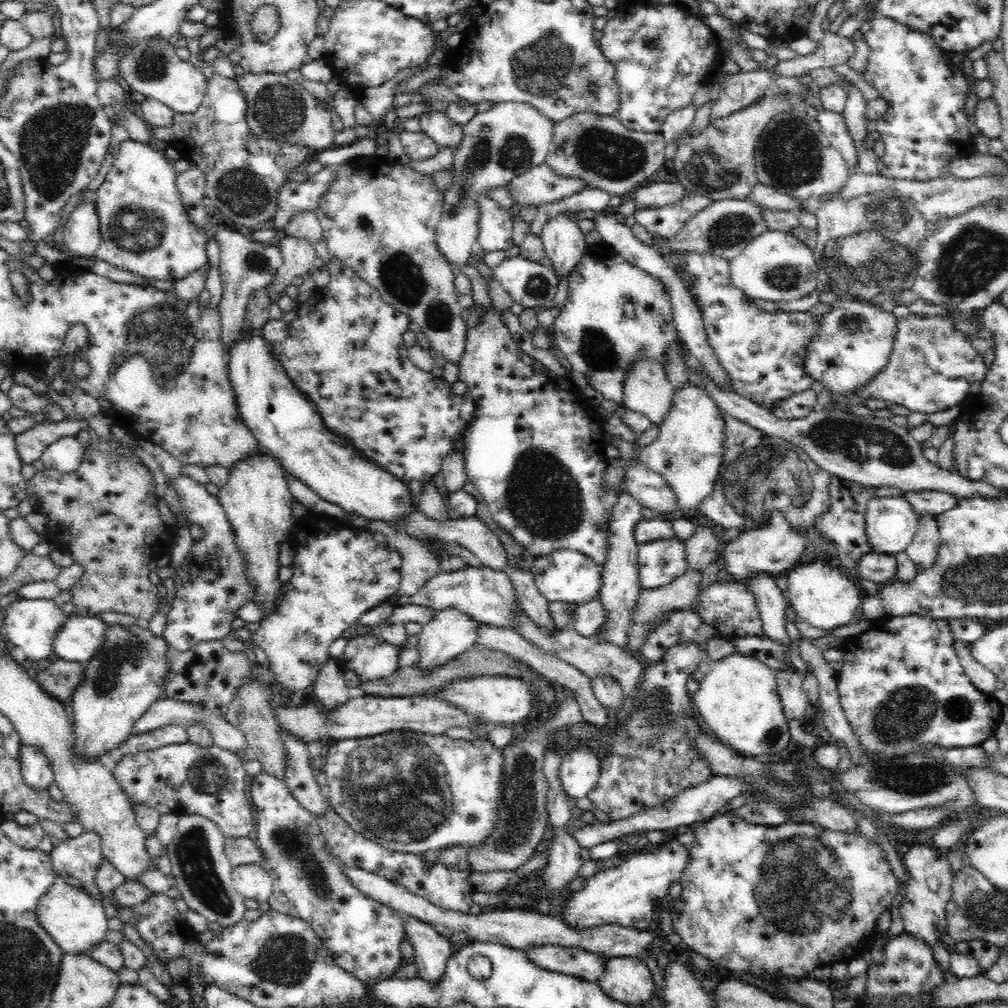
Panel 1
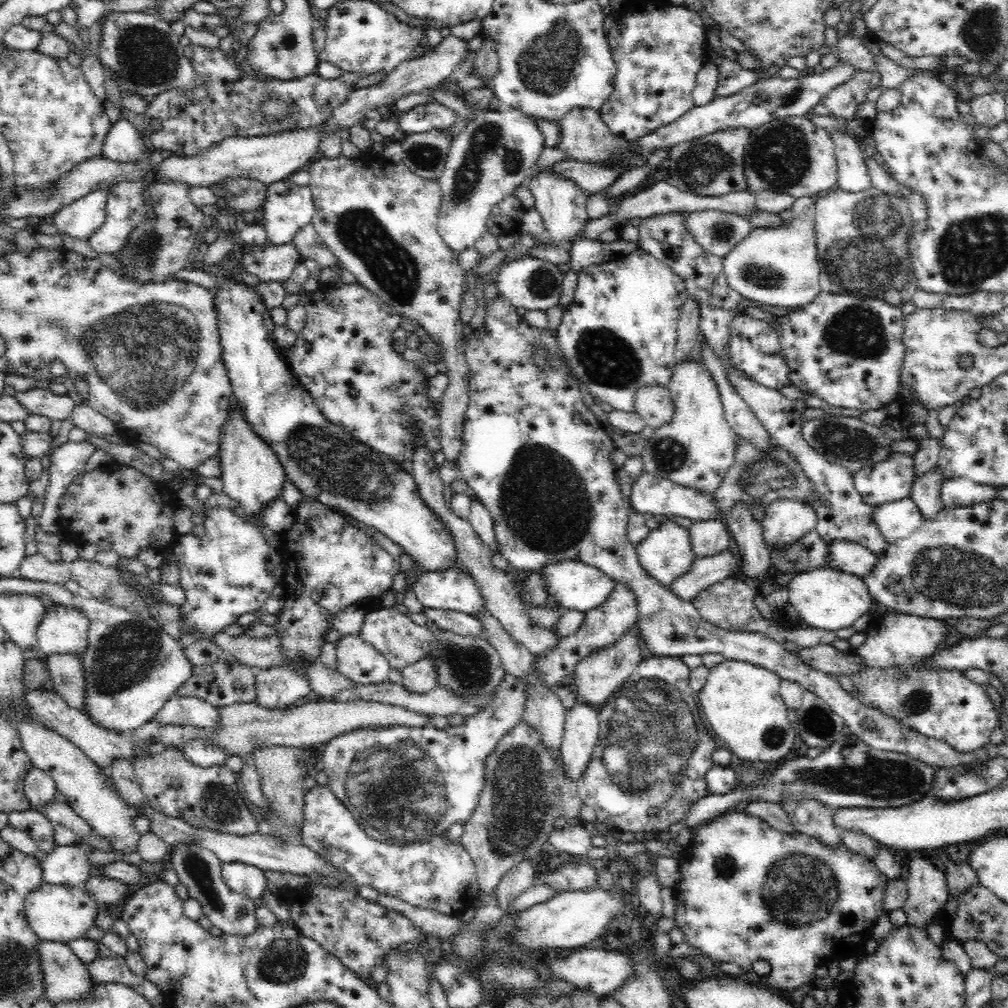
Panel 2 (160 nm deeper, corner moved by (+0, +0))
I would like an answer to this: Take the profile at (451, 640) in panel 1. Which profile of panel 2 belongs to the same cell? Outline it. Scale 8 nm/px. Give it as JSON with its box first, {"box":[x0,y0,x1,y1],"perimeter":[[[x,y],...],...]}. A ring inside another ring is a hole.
{"box":[401,658,437,694],"perimeter":[[[433,658],[412,663],[401,670],[402,688],[414,694],[426,694],[437,687]]]}

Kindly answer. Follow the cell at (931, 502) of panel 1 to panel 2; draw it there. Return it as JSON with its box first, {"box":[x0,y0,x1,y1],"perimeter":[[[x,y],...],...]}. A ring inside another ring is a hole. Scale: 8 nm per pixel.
{"box":[941,478,1006,508],"perimeter":[[[964,478],[946,479],[941,484],[941,502],[946,508],[956,508],[991,501],[997,498],[998,491],[1006,486],[976,484]]]}

